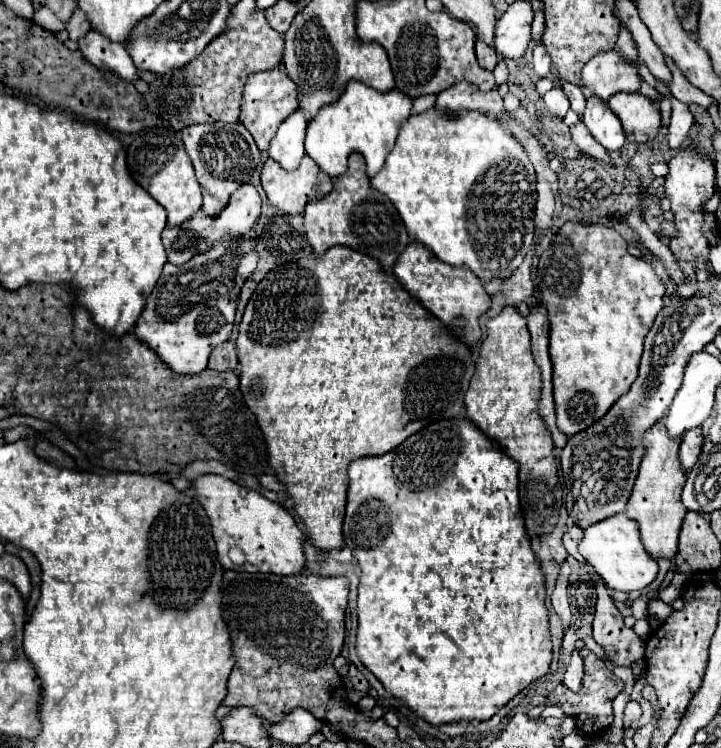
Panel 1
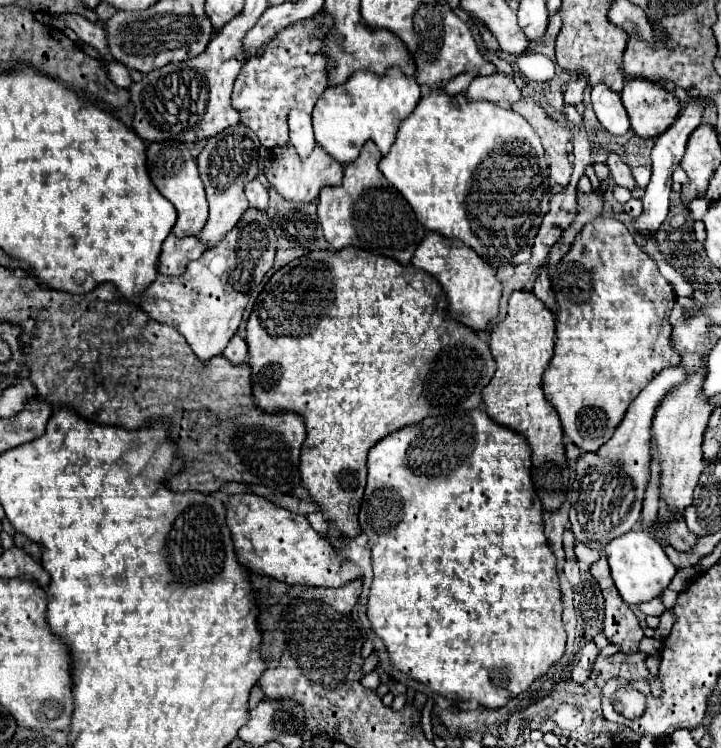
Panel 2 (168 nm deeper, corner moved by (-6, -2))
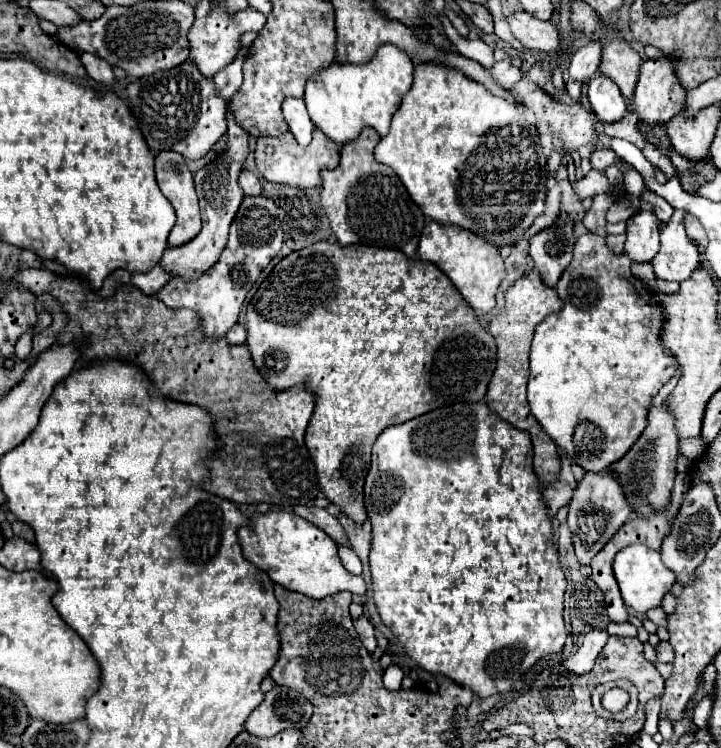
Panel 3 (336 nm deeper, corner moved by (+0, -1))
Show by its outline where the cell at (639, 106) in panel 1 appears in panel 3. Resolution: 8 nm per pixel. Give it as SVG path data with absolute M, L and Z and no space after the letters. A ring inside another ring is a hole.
M667 58L645 60L639 70L631 108L633 114L637 114L637 118L647 126L667 124L679 114L683 94L685 90L675 82L671 62L667 62Z

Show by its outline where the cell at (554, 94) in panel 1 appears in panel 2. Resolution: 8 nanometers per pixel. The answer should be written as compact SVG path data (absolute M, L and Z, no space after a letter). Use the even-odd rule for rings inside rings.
M579 71L575 75L571 75L567 89L565 89L565 101L571 105L577 105L583 99L583 91L589 85L589 81L585 79L585 71Z

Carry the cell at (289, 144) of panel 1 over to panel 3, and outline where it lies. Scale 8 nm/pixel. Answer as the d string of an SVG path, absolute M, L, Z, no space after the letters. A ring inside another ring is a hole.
M287 98L283 102L283 116L289 124L289 132L293 132L295 140L299 142L299 146L307 146L311 142L311 134L313 134L313 124L309 120L305 102L301 98Z

